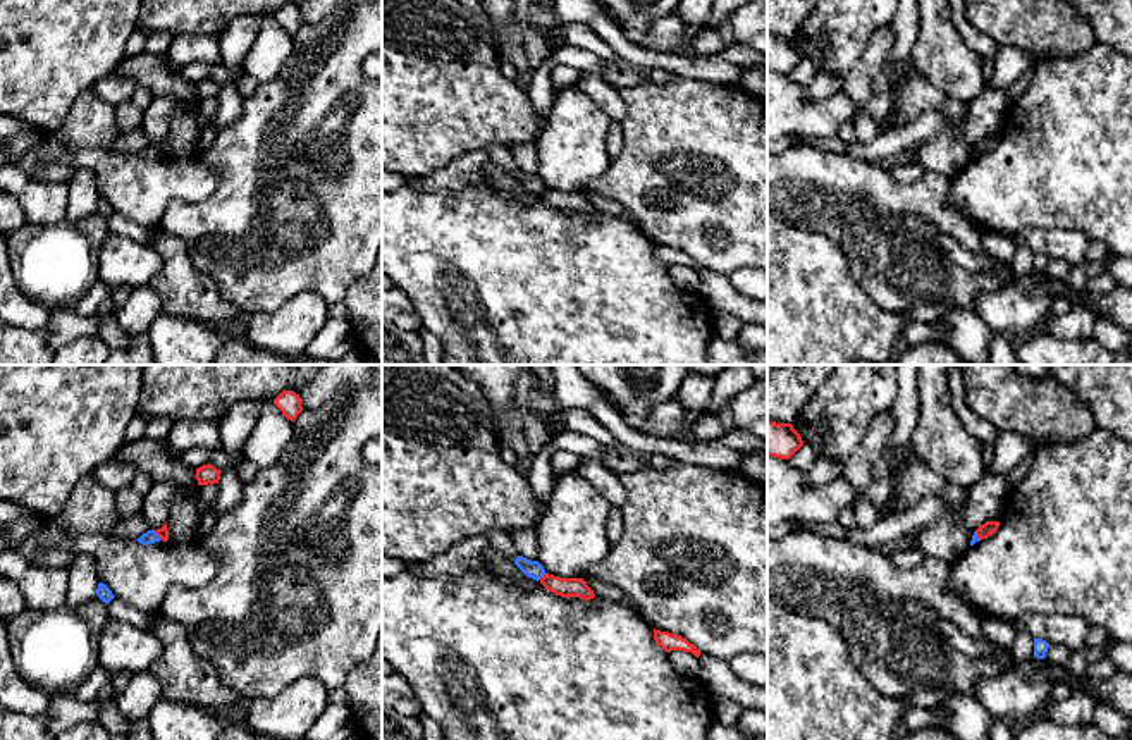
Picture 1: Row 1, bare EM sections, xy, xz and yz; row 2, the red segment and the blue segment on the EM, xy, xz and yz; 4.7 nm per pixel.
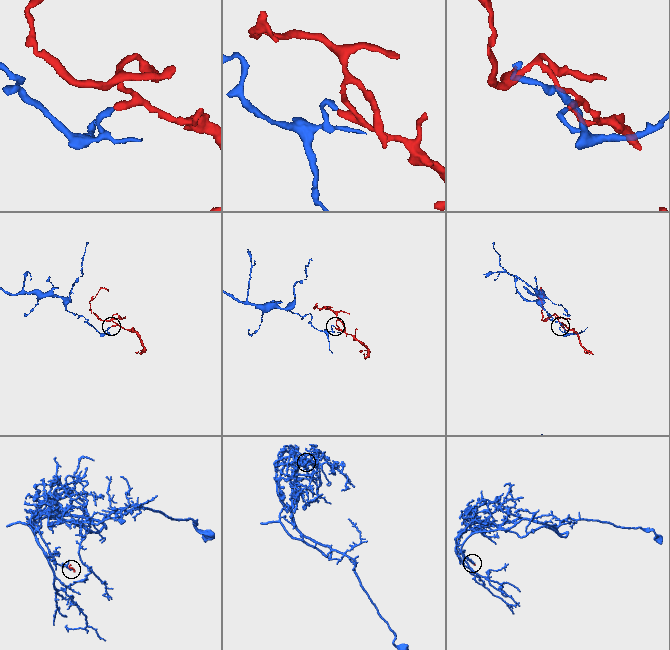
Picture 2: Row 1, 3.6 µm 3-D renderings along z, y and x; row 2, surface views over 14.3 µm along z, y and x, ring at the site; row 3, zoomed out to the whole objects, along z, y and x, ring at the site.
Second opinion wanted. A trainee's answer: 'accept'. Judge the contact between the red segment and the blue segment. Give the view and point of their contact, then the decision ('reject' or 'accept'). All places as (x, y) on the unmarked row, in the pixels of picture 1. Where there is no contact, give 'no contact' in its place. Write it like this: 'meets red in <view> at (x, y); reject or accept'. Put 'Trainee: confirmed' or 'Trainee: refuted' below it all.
meets red in xz at (544, 190); reject
Trainee: refuted

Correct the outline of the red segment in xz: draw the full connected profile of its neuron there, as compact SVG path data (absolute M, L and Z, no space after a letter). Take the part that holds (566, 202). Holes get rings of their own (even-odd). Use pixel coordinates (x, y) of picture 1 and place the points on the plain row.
M545 188L540 198L552 208L561 212L580 212L590 215L595 212L594 205L587 200L583 193L561 193Z

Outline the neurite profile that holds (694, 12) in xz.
M681 0L676 7L680 17L695 31L702 29L714 0Z

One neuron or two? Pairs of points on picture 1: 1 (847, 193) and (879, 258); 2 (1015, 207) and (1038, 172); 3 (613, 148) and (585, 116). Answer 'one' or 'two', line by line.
1: one
2: one
3: two

